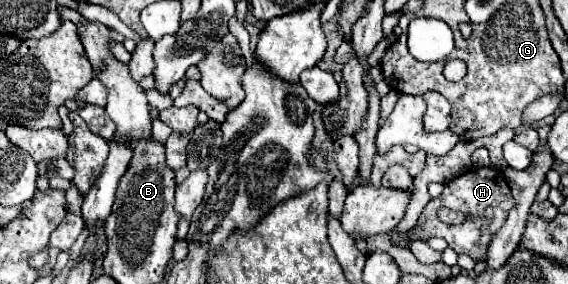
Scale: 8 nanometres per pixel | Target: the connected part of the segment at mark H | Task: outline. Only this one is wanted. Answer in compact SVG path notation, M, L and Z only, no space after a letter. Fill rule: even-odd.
M494 167L470 169L470 171L462 173L460 177L448 181L442 195L438 199L432 199L424 207L424 211L420 215L422 218L418 220L416 227L411 230L410 237L412 240L422 241L431 237L446 239L448 245L456 253L464 253L464 255L470 255L474 261L480 261L480 259L486 259L491 235L500 229L500 225L504 225L504 221L508 217L508 211L512 207L514 207L514 197L510 193L510 187L508 187L502 171L498 171ZM438 205L446 205L454 211L462 211L466 215L466 220L460 225L448 225L440 222L439 219L428 219L428 217L436 217Z

